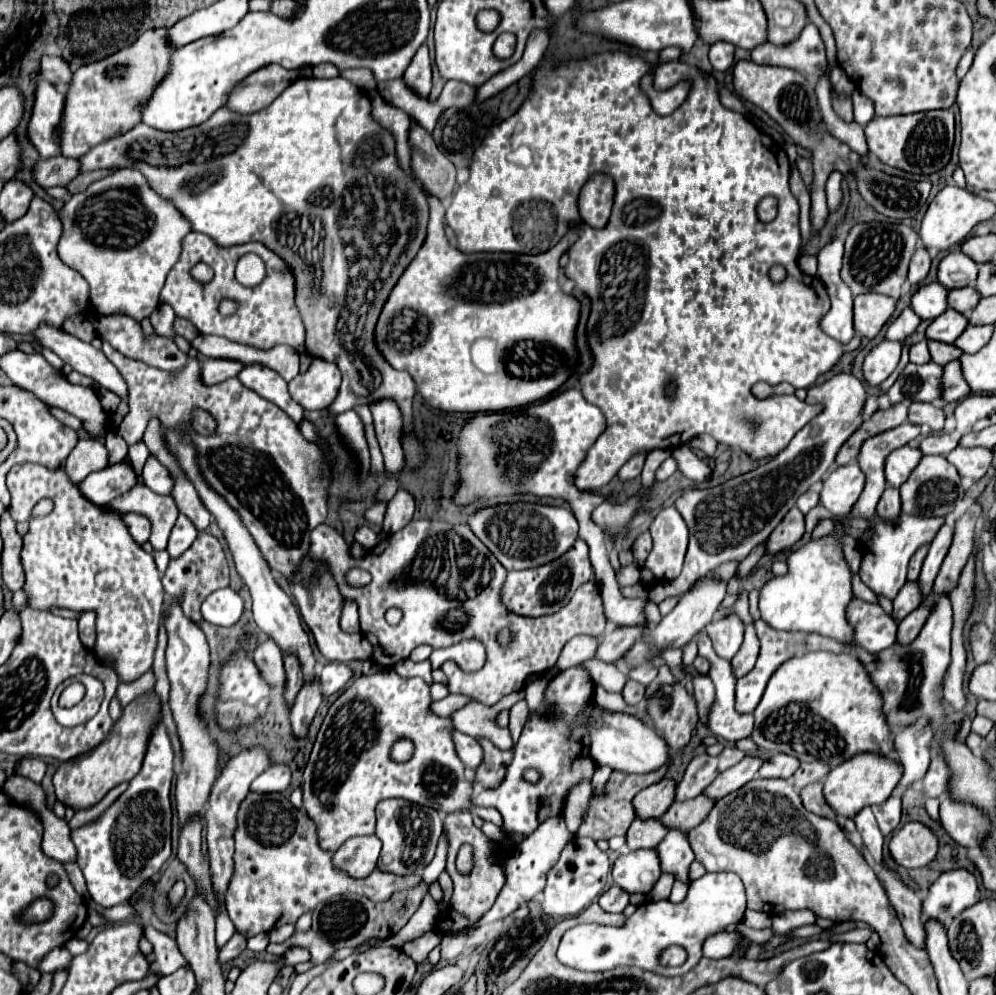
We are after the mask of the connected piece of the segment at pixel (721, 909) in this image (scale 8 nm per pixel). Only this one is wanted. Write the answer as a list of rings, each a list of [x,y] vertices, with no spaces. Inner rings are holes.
[[[732,872],[704,874],[702,878],[692,880],[688,896],[678,904],[670,900],[650,900],[643,904],[644,902],[644,894],[630,896],[630,904],[638,906],[638,910],[620,928],[590,923],[580,924],[568,930],[560,940],[558,960],[578,970],[606,970],[616,964],[630,964],[666,978],[682,976],[700,961],[704,938],[724,930],[728,924],[741,922],[746,910],[744,884],[740,882],[740,876]],[[672,944],[680,944],[686,948],[687,960],[678,968],[662,968],[658,964],[658,954],[662,948]]]

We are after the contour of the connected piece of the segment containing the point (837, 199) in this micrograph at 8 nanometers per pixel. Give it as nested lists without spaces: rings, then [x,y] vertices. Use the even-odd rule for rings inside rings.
[[[832,172],[826,182],[826,198],[828,198],[828,210],[836,212],[842,206],[842,174]]]

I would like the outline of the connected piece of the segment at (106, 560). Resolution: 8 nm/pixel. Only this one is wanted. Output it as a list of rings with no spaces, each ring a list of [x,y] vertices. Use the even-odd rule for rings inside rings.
[[[32,462],[18,464],[18,466],[14,466],[8,472],[8,490],[10,490],[10,496],[12,496],[12,502],[8,506],[8,512],[10,512],[12,520],[14,522],[26,522],[26,520],[30,522],[28,534],[22,536],[22,552],[20,552],[20,560],[22,560],[22,568],[24,568],[24,576],[26,576],[26,582],[22,586],[22,590],[24,590],[24,594],[28,598],[28,606],[34,608],[34,610],[44,610],[44,612],[48,612],[54,606],[56,608],[70,608],[74,612],[88,612],[88,610],[92,610],[96,614],[96,644],[94,644],[96,656],[102,658],[104,662],[108,662],[122,682],[134,682],[136,678],[140,678],[144,672],[148,672],[152,668],[152,662],[154,662],[154,652],[156,652],[156,644],[158,644],[158,628],[160,628],[160,618],[162,618],[162,602],[164,602],[164,588],[160,584],[160,572],[156,570],[154,558],[148,552],[144,552],[142,546],[138,546],[134,542],[134,538],[128,532],[128,528],[124,526],[122,516],[120,514],[112,514],[112,510],[108,510],[108,506],[96,506],[94,502],[88,502],[88,498],[84,498],[84,494],[80,494],[78,484],[74,484],[68,478],[68,474],[64,474],[62,466],[60,466],[60,470],[48,470],[46,466],[32,464]],[[40,498],[50,498],[54,502],[54,510],[46,518],[32,520],[30,518],[32,508],[34,508],[34,504]]]

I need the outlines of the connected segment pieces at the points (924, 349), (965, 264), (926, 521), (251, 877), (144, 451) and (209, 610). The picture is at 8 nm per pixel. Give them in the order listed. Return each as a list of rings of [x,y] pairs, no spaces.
[[[918,342],[910,348],[910,362],[914,364],[926,364],[930,360],[930,352],[928,352],[928,346],[926,342]]]
[[[960,250],[946,254],[946,258],[938,266],[938,282],[948,290],[976,286],[976,274],[978,264],[974,264],[972,258],[968,258]]]
[[[900,514],[900,524],[896,528],[884,524],[880,518],[874,522],[874,526],[868,526],[866,520],[852,520],[850,534],[854,538],[860,538],[870,528],[876,530],[872,544],[862,550],[864,556],[862,556],[862,566],[858,572],[862,582],[868,588],[872,588],[876,594],[894,600],[896,594],[900,592],[900,588],[906,584],[906,572],[908,572],[910,556],[916,552],[918,546],[930,544],[942,524],[944,524],[944,518],[920,518],[920,516],[908,516],[908,514]]]
[[[248,792],[244,802],[240,802],[234,840],[236,840],[234,876],[226,892],[226,906],[236,930],[244,934],[246,938],[278,930],[284,924],[294,924],[302,914],[312,912],[320,902],[330,902],[336,896],[348,896],[348,892],[366,896],[372,902],[384,902],[394,892],[404,890],[408,886],[416,886],[420,882],[420,876],[416,874],[396,876],[396,874],[382,872],[378,868],[372,874],[368,874],[368,878],[362,878],[362,880],[348,878],[348,874],[344,874],[342,870],[336,870],[336,866],[332,866],[332,854],[328,854],[328,850],[322,850],[318,844],[316,824],[306,816],[304,810],[294,808],[294,816],[292,816],[292,802],[288,792],[276,792],[276,794]]]
[[[144,440],[128,446],[128,458],[130,458],[130,462],[132,462],[132,466],[134,466],[136,474],[138,474],[138,482],[142,482],[142,476],[140,474],[142,474],[142,466],[144,466],[148,454],[150,452],[148,452],[148,446],[144,446]]]
[[[232,588],[212,592],[202,604],[202,616],[214,626],[234,626],[244,612],[242,598]]]

